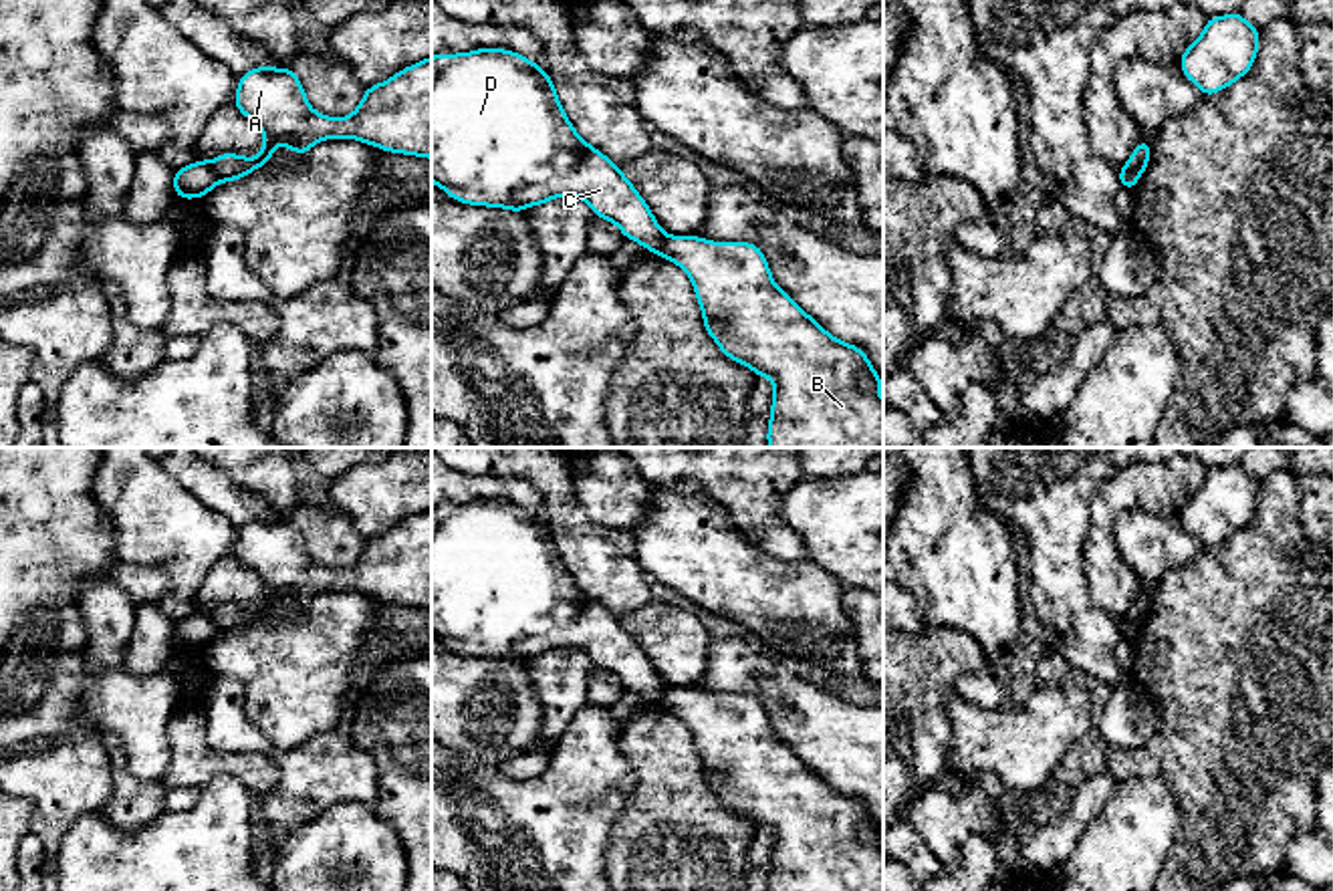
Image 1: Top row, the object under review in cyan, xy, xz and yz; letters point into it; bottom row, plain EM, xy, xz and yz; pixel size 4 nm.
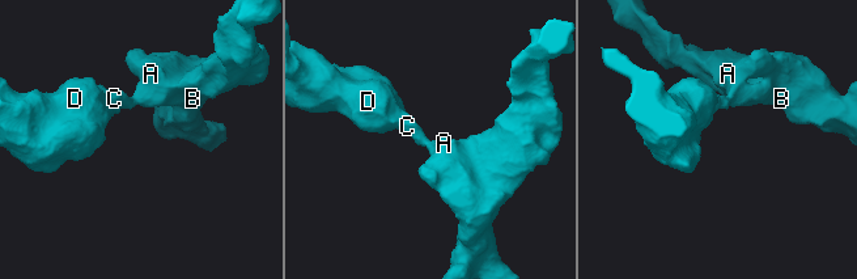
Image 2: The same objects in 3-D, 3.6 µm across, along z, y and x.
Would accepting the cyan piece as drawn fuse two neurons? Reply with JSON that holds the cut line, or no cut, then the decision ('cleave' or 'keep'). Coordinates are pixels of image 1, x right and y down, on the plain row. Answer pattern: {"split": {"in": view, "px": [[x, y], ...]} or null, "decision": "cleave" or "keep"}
{"split": {"in": "xy", "px": [[208, 613], [220, 633]]}, "decision": "cleave"}

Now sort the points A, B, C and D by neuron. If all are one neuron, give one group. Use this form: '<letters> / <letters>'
A B / C D

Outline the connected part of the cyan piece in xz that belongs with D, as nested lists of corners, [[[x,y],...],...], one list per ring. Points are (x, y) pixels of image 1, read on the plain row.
[[[506,500],[432,508],[432,633],[456,653],[510,663],[524,663],[553,649],[581,649],[597,669],[613,673],[649,706],[657,706],[668,687],[623,623],[575,583],[542,518]]]

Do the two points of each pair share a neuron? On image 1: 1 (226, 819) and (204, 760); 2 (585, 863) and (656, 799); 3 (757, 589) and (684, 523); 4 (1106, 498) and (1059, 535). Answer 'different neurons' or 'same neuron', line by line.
1: different neurons
2: different neurons
3: same neuron
4: different neurons

